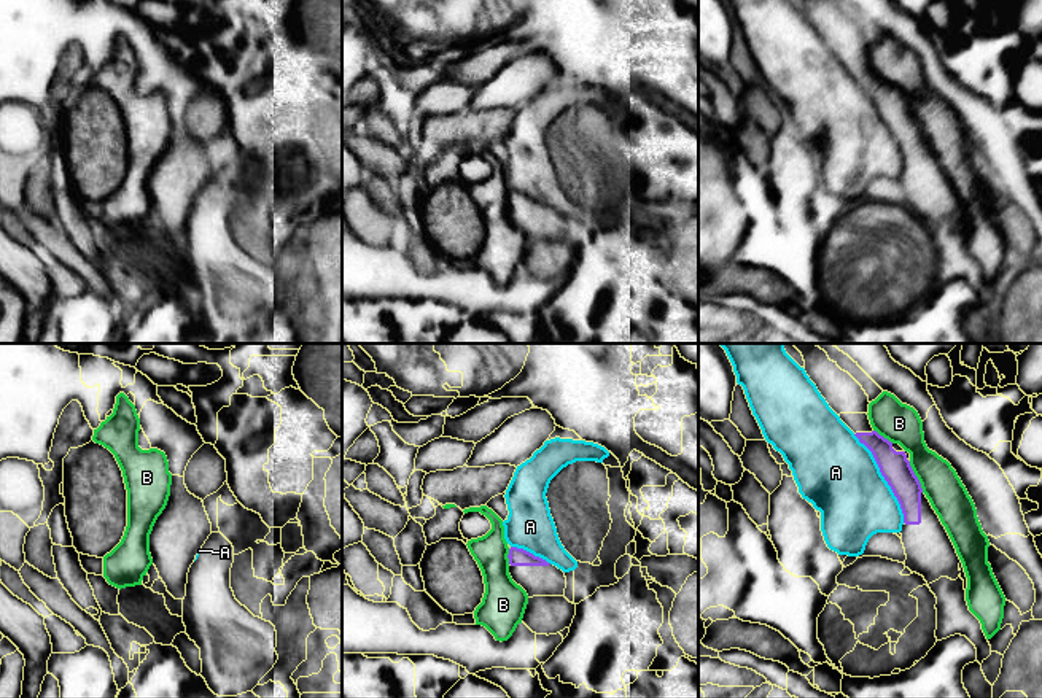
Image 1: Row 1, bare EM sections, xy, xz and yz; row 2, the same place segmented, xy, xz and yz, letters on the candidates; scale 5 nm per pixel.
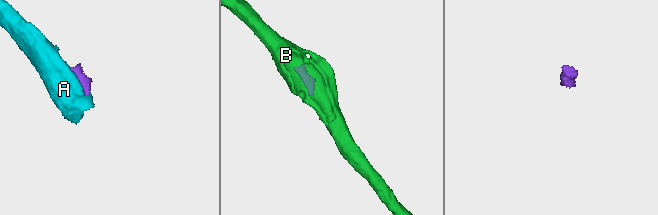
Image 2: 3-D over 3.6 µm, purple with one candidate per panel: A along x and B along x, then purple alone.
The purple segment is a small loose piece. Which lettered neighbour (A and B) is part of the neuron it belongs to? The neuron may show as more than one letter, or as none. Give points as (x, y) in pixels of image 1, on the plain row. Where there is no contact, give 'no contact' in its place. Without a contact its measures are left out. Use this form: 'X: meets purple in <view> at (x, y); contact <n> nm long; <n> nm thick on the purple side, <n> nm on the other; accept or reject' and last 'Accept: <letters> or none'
A: meets purple in yz at (885, 123); contact 500 nm long; 150 nm thick on the purple side, 400 nm on the other; reject
B: meets purple in yz at (917, 121); contact 180 nm long; 150 nm thick on the purple side, 190 nm on the other; reject
Accept: none

